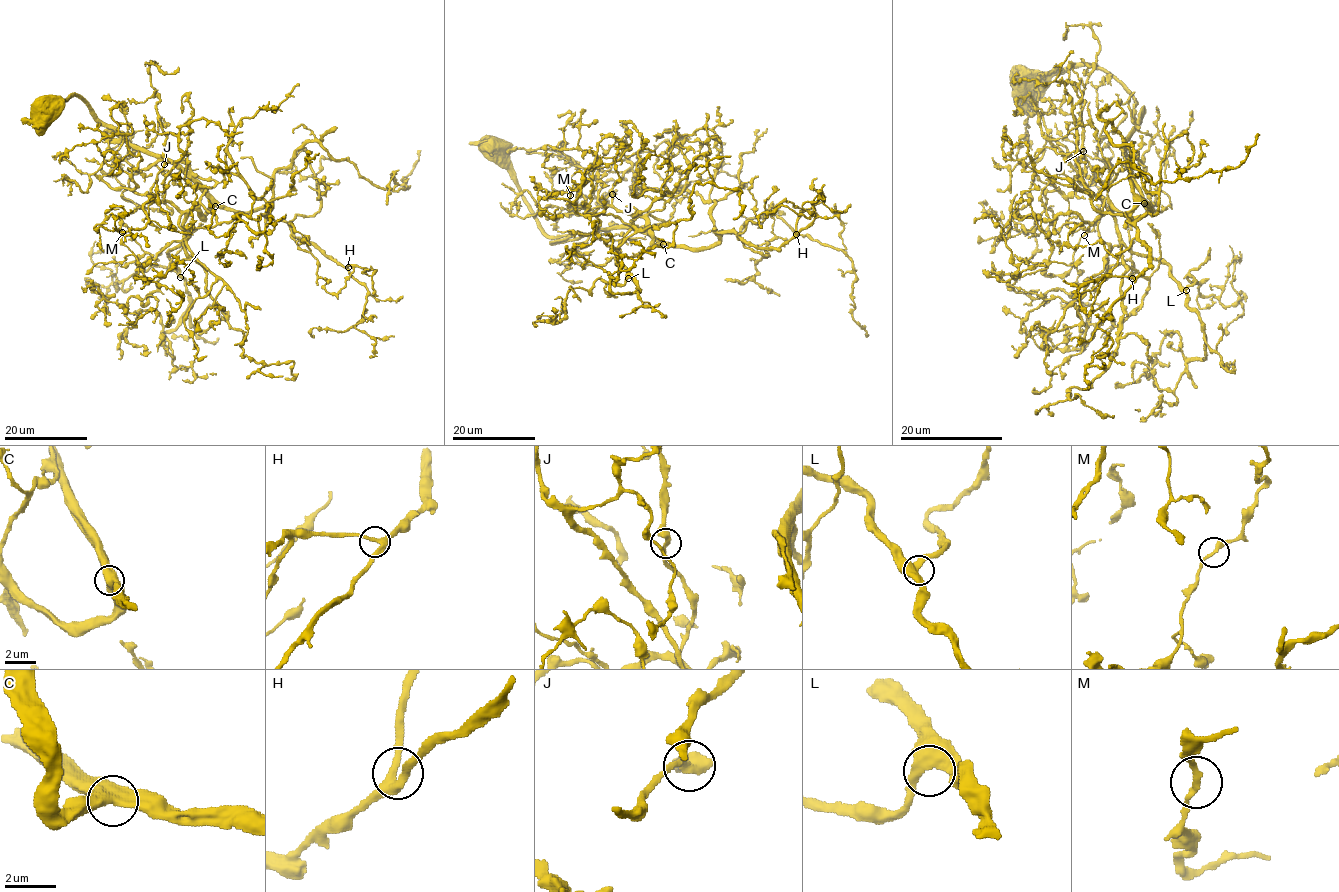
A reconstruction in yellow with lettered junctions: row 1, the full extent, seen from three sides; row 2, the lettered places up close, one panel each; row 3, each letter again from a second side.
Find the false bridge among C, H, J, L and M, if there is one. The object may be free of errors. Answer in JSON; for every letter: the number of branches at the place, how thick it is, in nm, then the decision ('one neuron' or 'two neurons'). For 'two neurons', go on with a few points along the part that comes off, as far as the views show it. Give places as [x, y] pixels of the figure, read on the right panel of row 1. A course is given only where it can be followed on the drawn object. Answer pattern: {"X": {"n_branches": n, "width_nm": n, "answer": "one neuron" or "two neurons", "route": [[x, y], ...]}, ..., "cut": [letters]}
{"C": {"n_branches": 2, "width_nm": 550, "answer": "one neuron"}, "H": {"n_branches": 3, "width_nm": 280, "answer": "one neuron"}, "J": {"n_branches": 2, "width_nm": 400, "answer": "one neuron"}, "L": {"n_branches": 2, "width_nm": 500, "answer": "one neuron"}, "M": {"n_branches": 2, "width_nm": 200, "answer": "one neuron"}, "cut": []}

